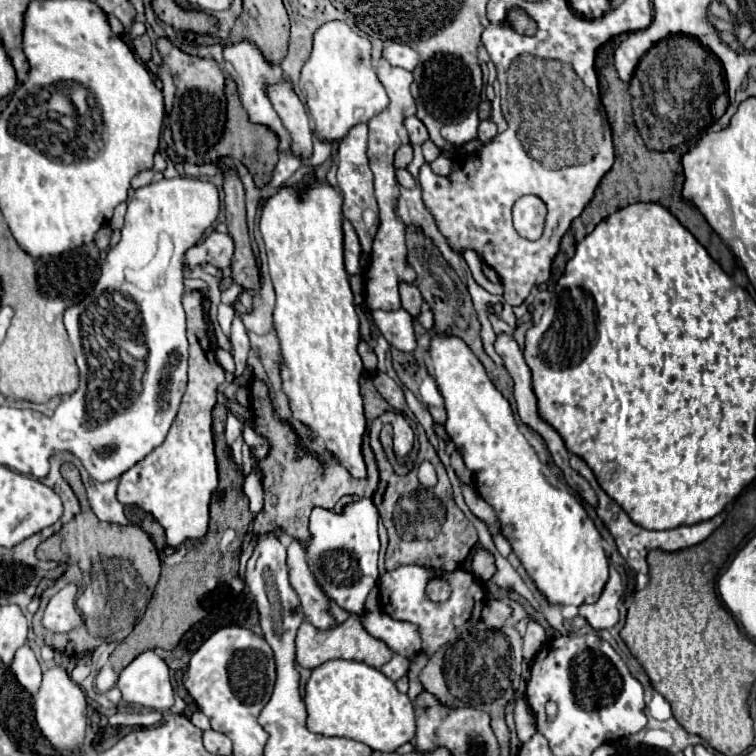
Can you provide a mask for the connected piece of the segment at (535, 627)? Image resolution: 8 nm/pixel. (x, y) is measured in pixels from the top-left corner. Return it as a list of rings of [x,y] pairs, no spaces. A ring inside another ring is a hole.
[[[529,620],[527,632],[523,636],[523,658],[529,662],[539,652],[539,648],[543,648],[545,642],[547,642],[545,630],[539,624],[535,624],[533,620]]]

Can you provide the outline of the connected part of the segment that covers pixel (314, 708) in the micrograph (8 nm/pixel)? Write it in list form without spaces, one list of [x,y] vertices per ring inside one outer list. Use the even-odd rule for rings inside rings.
[[[329,660],[311,670],[305,684],[303,702],[307,706],[307,728],[321,736],[343,736],[367,744],[379,752],[395,752],[405,742],[415,738],[415,710],[411,700],[395,688],[395,682],[365,662],[355,660]]]

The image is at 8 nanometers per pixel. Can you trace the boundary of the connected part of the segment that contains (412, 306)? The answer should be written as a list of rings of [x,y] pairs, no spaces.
[[[401,282],[399,284],[399,292],[401,292],[401,302],[403,302],[403,308],[411,314],[411,316],[417,316],[419,314],[419,306],[421,306],[421,292],[415,284],[409,284],[409,282]]]

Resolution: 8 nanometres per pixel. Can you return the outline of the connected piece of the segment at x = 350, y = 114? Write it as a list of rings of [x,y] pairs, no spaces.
[[[331,20],[315,30],[313,52],[305,62],[299,88],[307,100],[309,114],[315,122],[315,134],[321,140],[341,140],[347,130],[359,122],[369,122],[387,104],[389,96],[371,66],[371,42],[355,34],[345,22]]]

